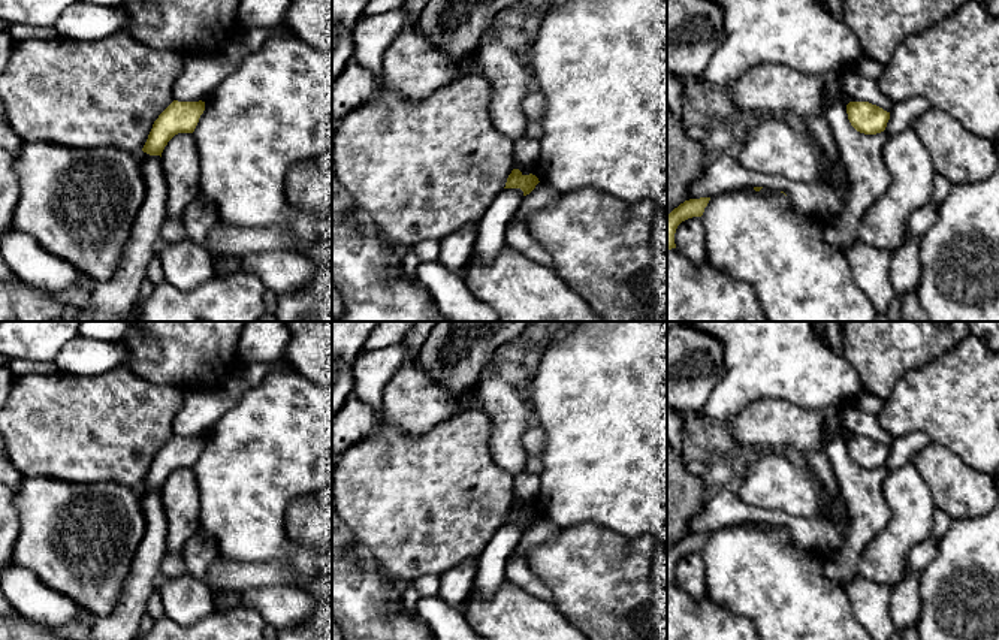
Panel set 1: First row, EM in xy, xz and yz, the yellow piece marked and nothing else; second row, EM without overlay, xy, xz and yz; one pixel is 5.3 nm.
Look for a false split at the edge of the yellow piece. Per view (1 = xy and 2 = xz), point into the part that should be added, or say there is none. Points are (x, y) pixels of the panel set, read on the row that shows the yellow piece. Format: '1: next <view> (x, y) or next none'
1: next xy (109, 91)
2: next xz (419, 169)

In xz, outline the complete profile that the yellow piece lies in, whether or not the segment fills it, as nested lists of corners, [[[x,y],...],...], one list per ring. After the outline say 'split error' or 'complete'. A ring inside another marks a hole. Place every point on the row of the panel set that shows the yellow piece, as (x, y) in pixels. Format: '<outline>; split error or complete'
[[[470,70],[422,100],[401,99],[390,90],[381,90],[378,96],[336,121],[332,130],[332,188],[348,193],[353,208],[366,215],[380,235],[402,250],[426,239],[440,241],[470,223],[479,223],[504,188],[520,188],[523,196],[529,194],[540,181],[535,175],[523,175],[517,169],[514,142],[501,135],[491,121],[491,99],[489,81]]]; split error

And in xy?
[[[118,31],[97,40],[28,39],[15,43],[7,66],[0,72],[0,106],[13,132],[24,142],[46,142],[70,148],[115,147],[123,151],[160,156],[178,133],[193,133],[205,102],[178,102],[172,97],[185,57],[173,51],[153,49],[127,33]]]; split error

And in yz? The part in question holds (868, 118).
[[[849,102],[846,114],[851,126],[864,135],[884,132],[890,120],[890,112],[869,102]]]; complete

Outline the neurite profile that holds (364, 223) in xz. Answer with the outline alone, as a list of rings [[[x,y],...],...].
[[[353,212],[353,218],[359,227],[360,232],[363,232],[368,236],[377,236],[380,235],[377,226],[363,214]]]

